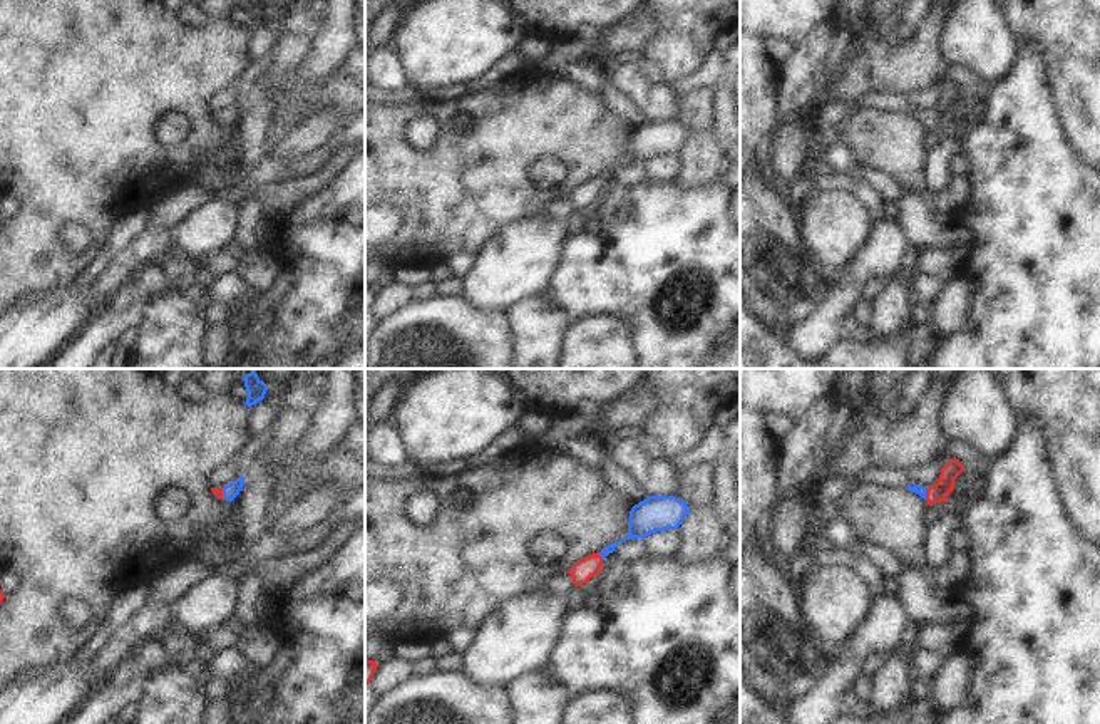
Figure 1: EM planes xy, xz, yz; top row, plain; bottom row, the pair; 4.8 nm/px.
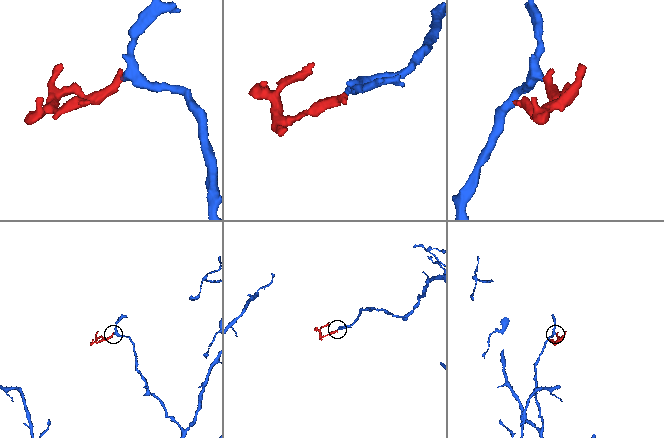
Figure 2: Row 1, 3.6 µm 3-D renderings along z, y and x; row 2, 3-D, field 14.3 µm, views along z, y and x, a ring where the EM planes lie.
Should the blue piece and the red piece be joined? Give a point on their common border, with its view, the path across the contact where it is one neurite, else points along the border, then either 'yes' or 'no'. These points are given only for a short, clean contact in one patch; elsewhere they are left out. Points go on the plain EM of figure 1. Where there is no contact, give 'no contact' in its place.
meets blue in xz at (600, 178); runs through xz (642, 148), (628, 161), (600, 178), (585, 193); yes

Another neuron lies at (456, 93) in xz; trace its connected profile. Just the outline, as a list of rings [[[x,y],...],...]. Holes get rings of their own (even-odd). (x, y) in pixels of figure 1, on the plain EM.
[[[455,84],[452,87],[437,87],[434,90],[425,92],[425,99],[434,101],[437,104],[445,104],[450,101],[460,101],[469,92],[467,84]]]

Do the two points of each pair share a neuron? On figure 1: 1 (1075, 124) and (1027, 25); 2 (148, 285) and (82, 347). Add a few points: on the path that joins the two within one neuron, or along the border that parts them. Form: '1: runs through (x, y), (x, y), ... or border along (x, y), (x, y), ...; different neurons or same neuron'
1: runs through (1075, 98), (1075, 67), (1053, 46); same neuron
2: runs through (133, 302), (99, 330); same neuron

